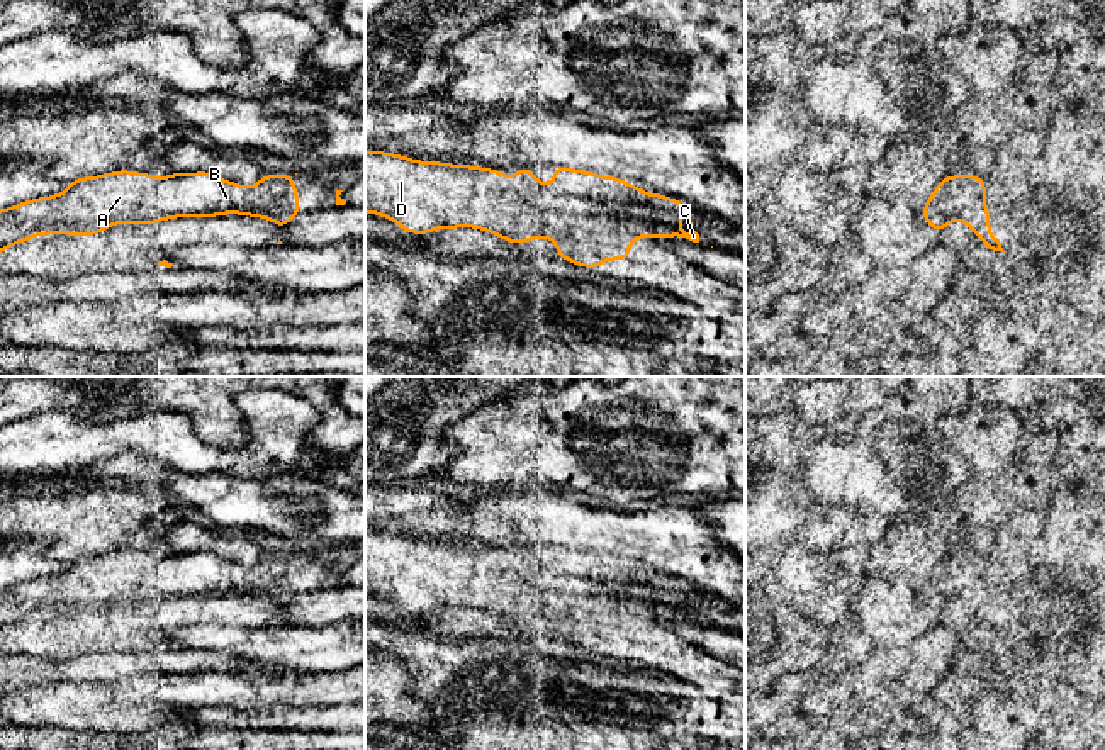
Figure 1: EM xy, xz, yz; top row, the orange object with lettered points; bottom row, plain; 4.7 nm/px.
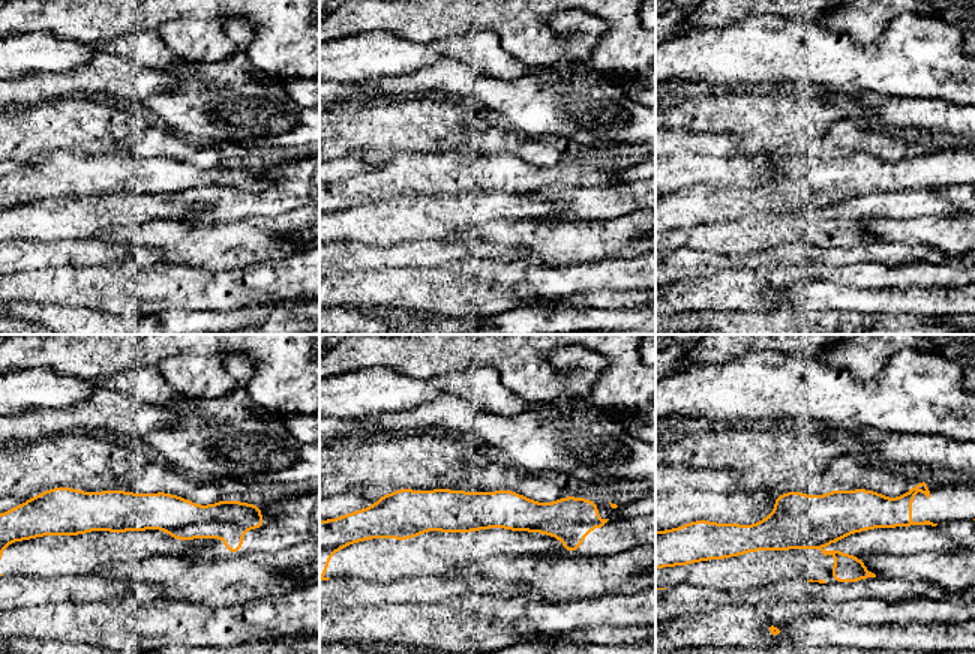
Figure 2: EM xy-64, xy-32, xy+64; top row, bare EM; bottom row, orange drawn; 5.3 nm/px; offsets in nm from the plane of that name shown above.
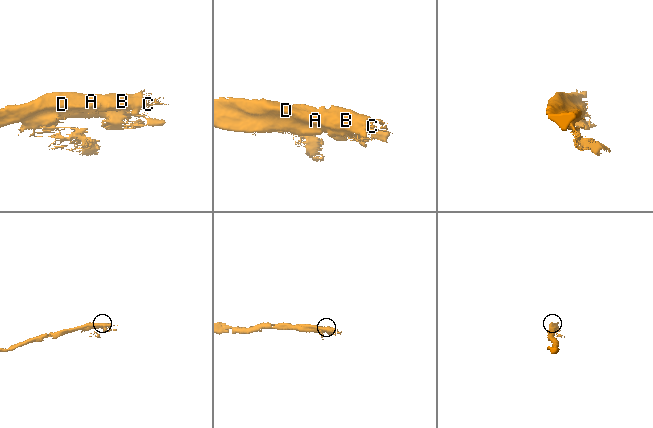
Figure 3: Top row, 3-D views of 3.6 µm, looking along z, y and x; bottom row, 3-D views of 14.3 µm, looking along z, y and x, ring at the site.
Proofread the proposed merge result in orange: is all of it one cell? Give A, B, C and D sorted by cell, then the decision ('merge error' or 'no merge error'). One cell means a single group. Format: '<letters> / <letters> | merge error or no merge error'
A B C D | no merge error

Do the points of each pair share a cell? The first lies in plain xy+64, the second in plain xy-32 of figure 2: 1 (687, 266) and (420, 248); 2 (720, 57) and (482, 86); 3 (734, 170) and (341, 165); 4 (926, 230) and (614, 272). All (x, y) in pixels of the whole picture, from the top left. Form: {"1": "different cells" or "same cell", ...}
{"1": "same cell", "2": "different cells", "3": "same cell", "4": "different cells"}

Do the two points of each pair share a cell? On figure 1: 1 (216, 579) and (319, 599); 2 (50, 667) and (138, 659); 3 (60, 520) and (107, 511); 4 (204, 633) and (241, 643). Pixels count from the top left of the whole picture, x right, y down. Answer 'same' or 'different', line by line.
1: different
2: same
3: same
4: same

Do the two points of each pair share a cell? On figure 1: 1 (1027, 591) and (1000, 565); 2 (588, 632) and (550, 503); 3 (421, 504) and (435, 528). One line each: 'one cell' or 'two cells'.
1: two cells
2: two cells
3: two cells

